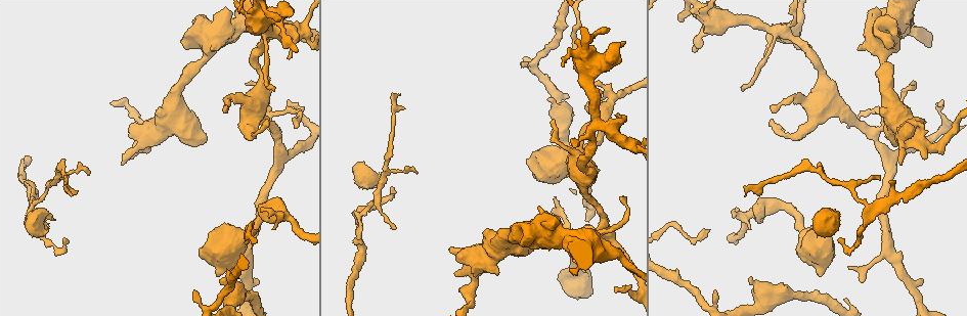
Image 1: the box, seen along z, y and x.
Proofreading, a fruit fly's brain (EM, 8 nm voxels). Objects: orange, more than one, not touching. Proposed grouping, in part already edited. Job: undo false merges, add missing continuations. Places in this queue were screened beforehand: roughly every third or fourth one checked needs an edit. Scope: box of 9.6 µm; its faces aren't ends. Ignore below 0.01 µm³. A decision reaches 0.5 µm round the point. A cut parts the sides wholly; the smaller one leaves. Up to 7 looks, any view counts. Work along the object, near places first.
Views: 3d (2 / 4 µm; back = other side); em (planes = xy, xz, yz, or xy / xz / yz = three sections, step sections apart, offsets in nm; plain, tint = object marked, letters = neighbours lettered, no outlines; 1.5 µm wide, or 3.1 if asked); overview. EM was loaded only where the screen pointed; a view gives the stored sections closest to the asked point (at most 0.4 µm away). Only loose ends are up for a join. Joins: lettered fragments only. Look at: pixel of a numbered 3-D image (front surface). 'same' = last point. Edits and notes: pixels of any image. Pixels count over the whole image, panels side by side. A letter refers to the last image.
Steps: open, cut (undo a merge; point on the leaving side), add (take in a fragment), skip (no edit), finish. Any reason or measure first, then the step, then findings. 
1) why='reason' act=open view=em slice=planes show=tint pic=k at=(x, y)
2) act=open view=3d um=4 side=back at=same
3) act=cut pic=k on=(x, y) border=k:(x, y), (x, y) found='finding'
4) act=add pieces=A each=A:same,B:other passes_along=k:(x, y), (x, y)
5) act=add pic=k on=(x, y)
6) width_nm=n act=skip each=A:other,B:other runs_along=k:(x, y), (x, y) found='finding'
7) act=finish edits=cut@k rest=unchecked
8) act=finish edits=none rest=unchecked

why='an open end' act=open view=em slice=yz step=8 show=letters pic=1 at=(880, 176)

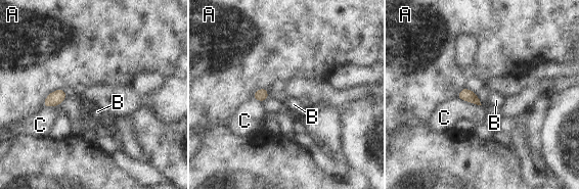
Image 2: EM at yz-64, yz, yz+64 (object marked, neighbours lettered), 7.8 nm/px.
width_nm=90 act=skip each=A:other,B:other,C:other border=2:(456, 97), (481, 105) found='none of them fits'

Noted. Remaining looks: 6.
why='thin end' act=open view=em slice=planes show=letters pic=1 at=(774, 110)

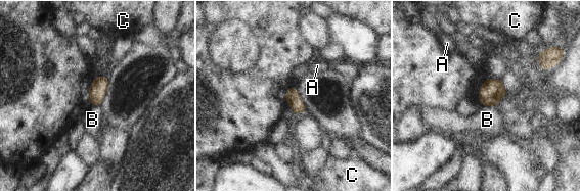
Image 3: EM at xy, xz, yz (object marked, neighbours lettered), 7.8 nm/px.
longest_contact=B:130nm act=skip each=A:other,B:other,C:other border=3:(481, 105), (496, 106) found='none of them fits'

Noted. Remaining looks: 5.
why='sudden change in width' act=open view=3d um=4 pic=1 at=(596, 127)

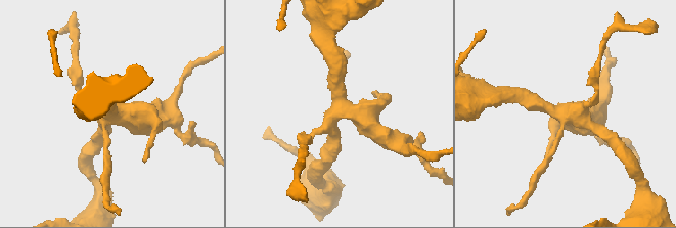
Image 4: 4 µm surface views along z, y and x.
why='shape alone is not enough' act=open view=em slice=planes show=letters pic=4 at=(339, 110)

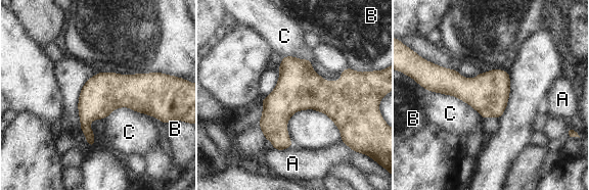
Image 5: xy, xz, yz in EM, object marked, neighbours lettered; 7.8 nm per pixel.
act=skip each=A:other,B:other,C:other border=5:(427, 90), (456, 96), (484, 120) found='one cell here'

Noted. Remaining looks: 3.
act=finish edits=none rest=unchecked

